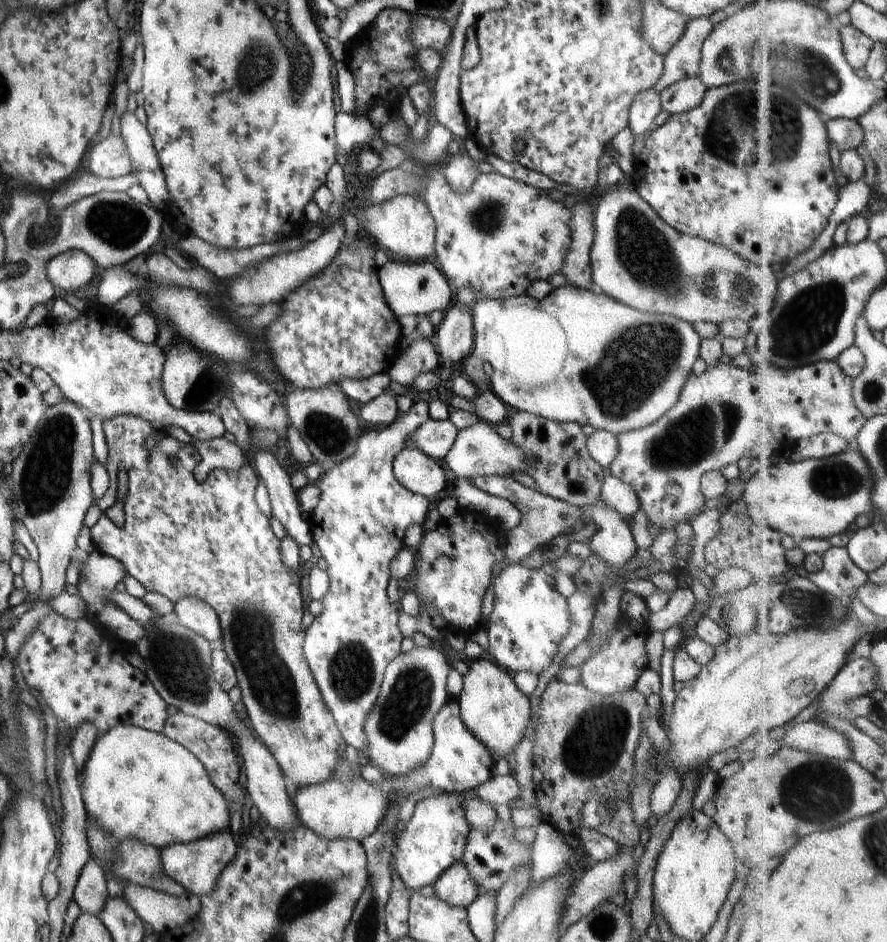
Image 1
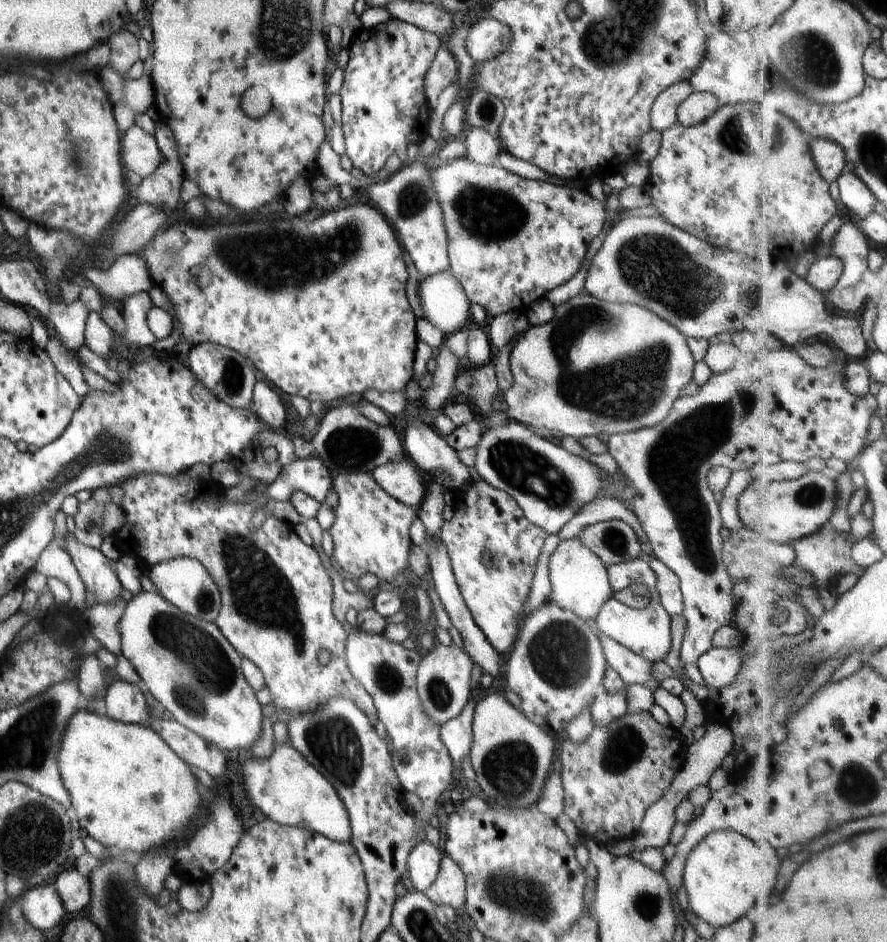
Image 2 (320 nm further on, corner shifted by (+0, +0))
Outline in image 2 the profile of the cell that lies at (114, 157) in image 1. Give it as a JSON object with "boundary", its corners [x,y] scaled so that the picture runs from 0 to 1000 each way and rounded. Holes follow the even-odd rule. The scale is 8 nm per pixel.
{"boundary":[[[152,133],[135,143],[138,178],[153,184],[160,190],[169,187],[185,170],[175,145]]]}

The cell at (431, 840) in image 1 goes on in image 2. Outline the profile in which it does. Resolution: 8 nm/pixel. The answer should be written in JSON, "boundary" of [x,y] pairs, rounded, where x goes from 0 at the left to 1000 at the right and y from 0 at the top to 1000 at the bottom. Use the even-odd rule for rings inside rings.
{"boundary":[[[476,893],[462,902],[458,919],[470,946],[477,947],[487,941],[494,931],[499,906],[497,900],[483,893]]]}

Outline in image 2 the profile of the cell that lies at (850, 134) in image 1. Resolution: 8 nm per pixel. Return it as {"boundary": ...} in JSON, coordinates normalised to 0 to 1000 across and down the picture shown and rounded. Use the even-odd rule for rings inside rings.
{"boundary":[[[917,146],[914,150],[918,169],[927,180],[927,186],[936,194],[946,194],[956,176],[956,163],[954,163],[952,155],[947,155],[945,151],[938,151],[933,146]]]}

